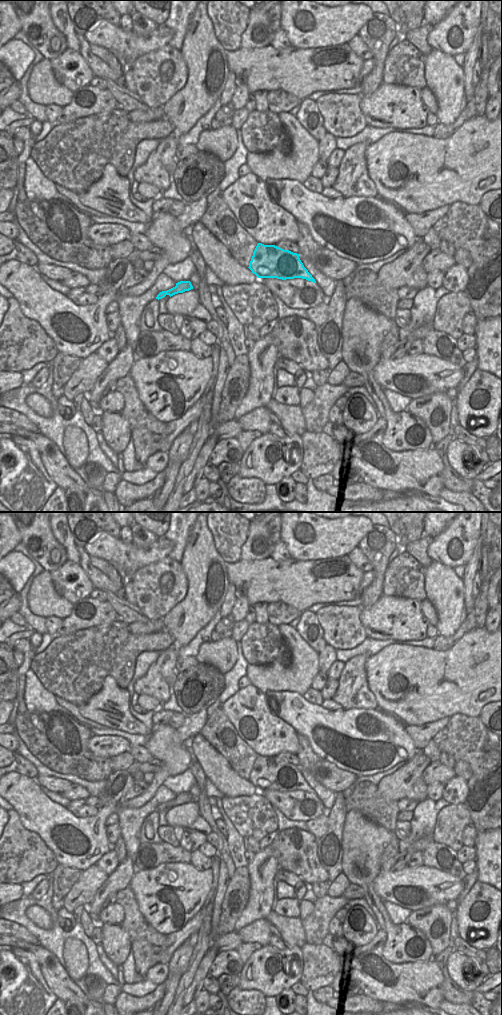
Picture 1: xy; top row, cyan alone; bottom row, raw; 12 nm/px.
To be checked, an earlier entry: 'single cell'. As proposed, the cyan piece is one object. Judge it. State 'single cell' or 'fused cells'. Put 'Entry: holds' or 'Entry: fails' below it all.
single cell
Entry: holds

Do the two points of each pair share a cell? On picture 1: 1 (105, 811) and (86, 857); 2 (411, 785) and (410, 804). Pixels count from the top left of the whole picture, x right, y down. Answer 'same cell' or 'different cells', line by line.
1: same cell
2: different cells

